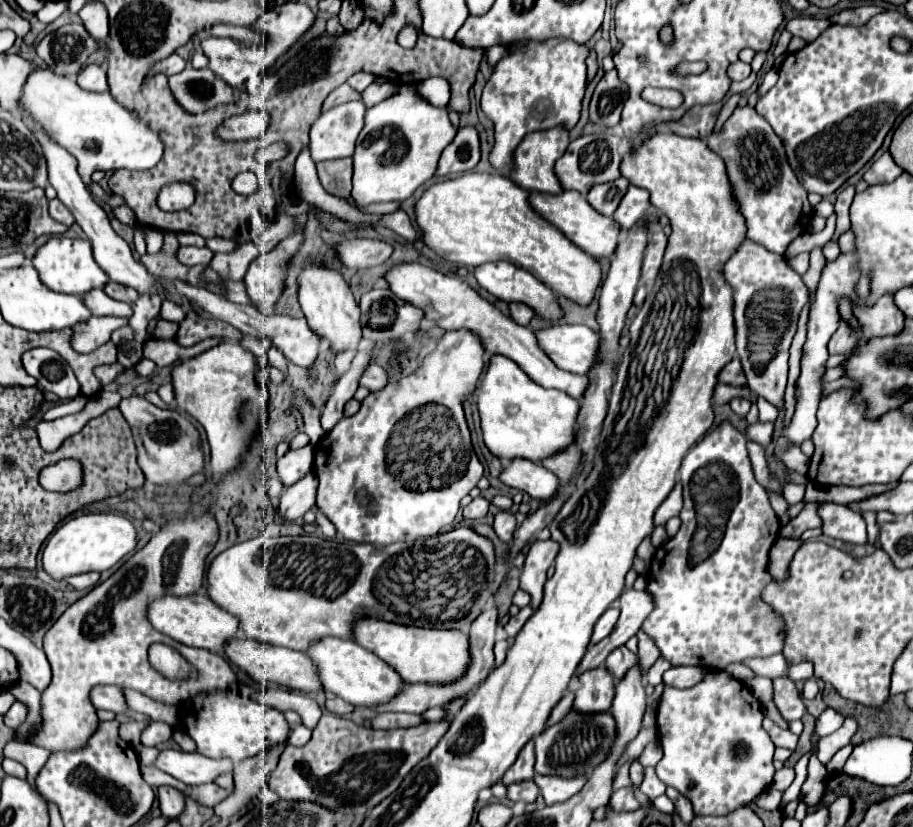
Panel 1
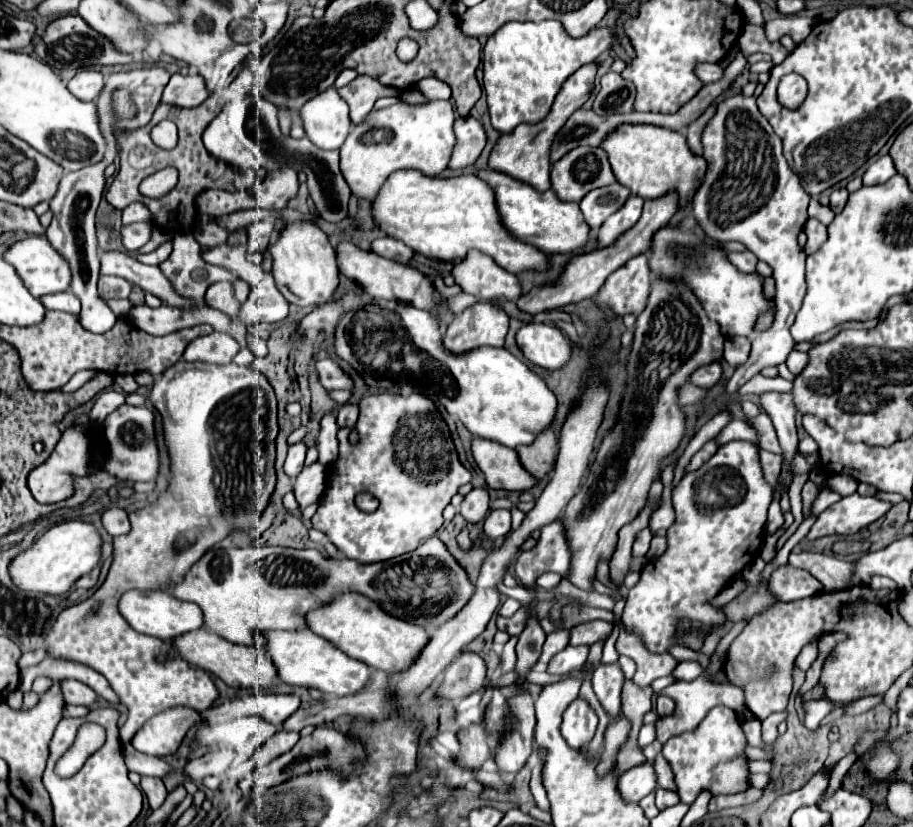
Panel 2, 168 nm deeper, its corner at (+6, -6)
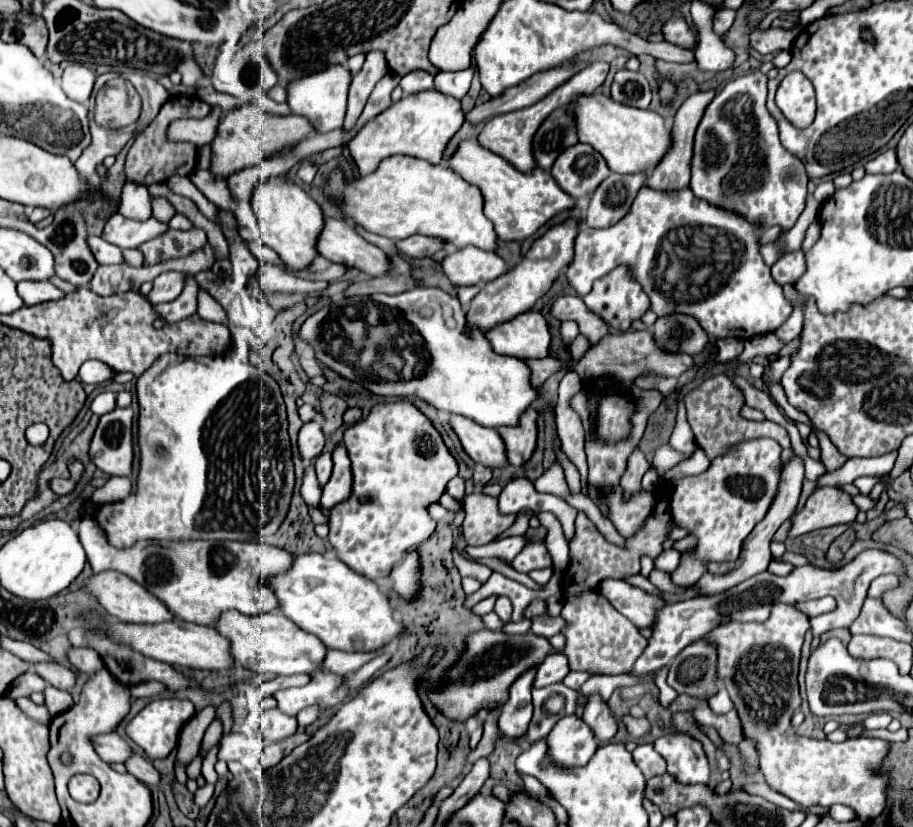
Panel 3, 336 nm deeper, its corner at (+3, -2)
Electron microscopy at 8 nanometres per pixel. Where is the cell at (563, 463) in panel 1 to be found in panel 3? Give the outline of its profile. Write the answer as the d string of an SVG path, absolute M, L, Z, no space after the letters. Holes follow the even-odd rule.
M527 409L521 413L521 423L517 427L499 427L499 435L505 443L505 453L507 453L507 463L509 465L523 465L535 451L537 445L537 411Z

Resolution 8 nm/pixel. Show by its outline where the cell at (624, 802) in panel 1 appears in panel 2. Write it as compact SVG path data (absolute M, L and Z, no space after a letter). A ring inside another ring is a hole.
M650 763L626 771L618 781L618 793L626 803L638 803L654 789L656 789L656 775Z

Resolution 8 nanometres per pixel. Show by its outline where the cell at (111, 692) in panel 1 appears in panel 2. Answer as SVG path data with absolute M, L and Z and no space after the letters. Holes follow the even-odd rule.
M62 679L62 693L68 705L90 707L98 699L98 695L90 687L86 687L84 683L78 683L76 679Z

